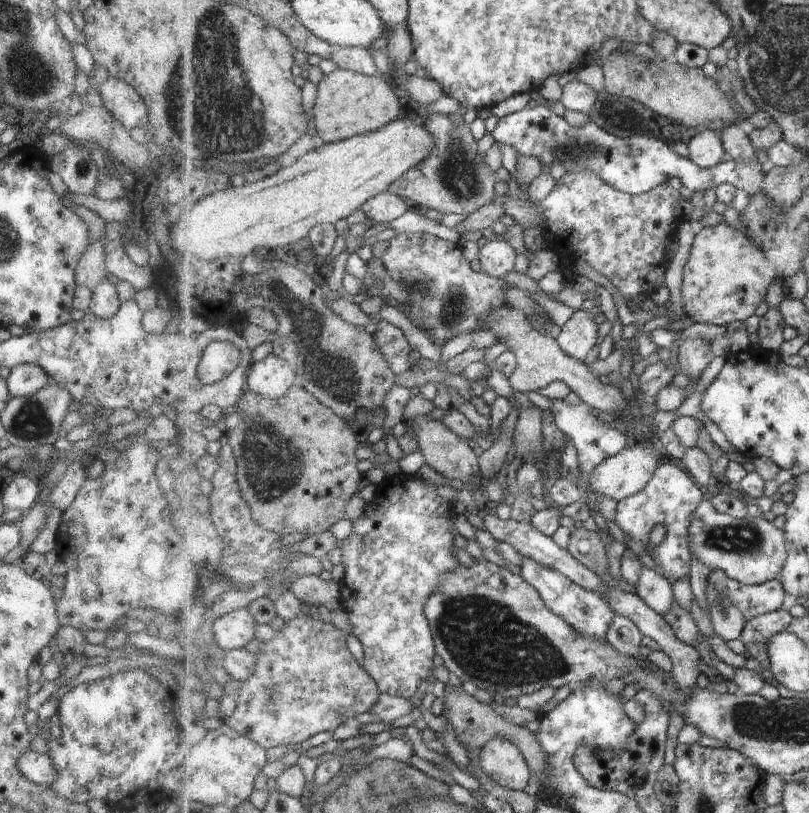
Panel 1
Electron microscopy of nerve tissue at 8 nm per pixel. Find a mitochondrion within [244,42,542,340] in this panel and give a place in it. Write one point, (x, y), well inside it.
(458, 171)

